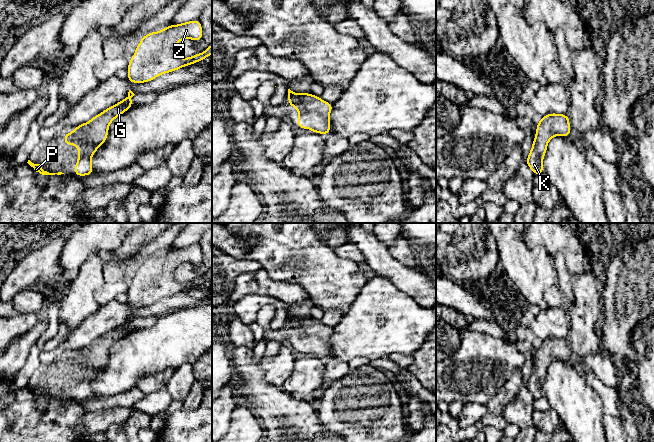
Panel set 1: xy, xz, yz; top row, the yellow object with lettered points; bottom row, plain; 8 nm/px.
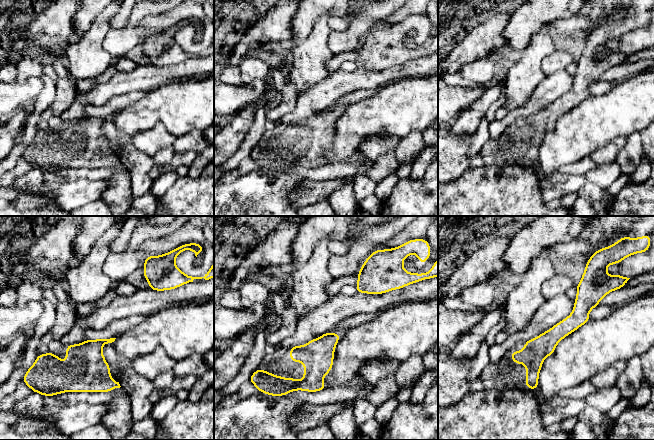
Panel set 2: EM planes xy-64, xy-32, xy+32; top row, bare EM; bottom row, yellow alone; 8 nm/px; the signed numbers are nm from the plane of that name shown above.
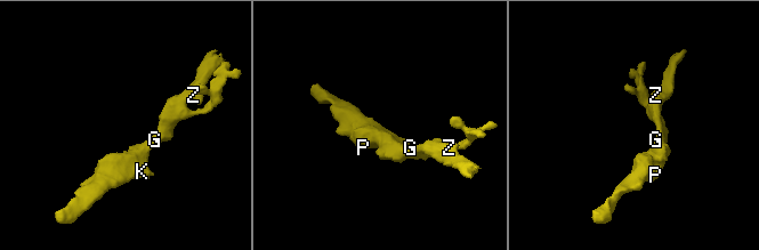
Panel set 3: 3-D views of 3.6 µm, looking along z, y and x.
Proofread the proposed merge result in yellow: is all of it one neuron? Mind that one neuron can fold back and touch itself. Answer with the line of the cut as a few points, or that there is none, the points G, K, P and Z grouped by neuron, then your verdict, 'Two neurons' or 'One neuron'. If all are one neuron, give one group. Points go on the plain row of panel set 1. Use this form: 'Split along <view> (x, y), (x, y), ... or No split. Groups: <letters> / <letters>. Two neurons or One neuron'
No split. Groups: G K P Z. One neuron

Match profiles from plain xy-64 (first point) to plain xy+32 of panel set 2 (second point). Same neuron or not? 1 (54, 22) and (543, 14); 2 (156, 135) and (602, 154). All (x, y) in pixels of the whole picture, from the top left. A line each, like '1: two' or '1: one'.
1: two
2: one

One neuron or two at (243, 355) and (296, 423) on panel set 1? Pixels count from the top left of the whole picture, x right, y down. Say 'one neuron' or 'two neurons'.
one neuron

